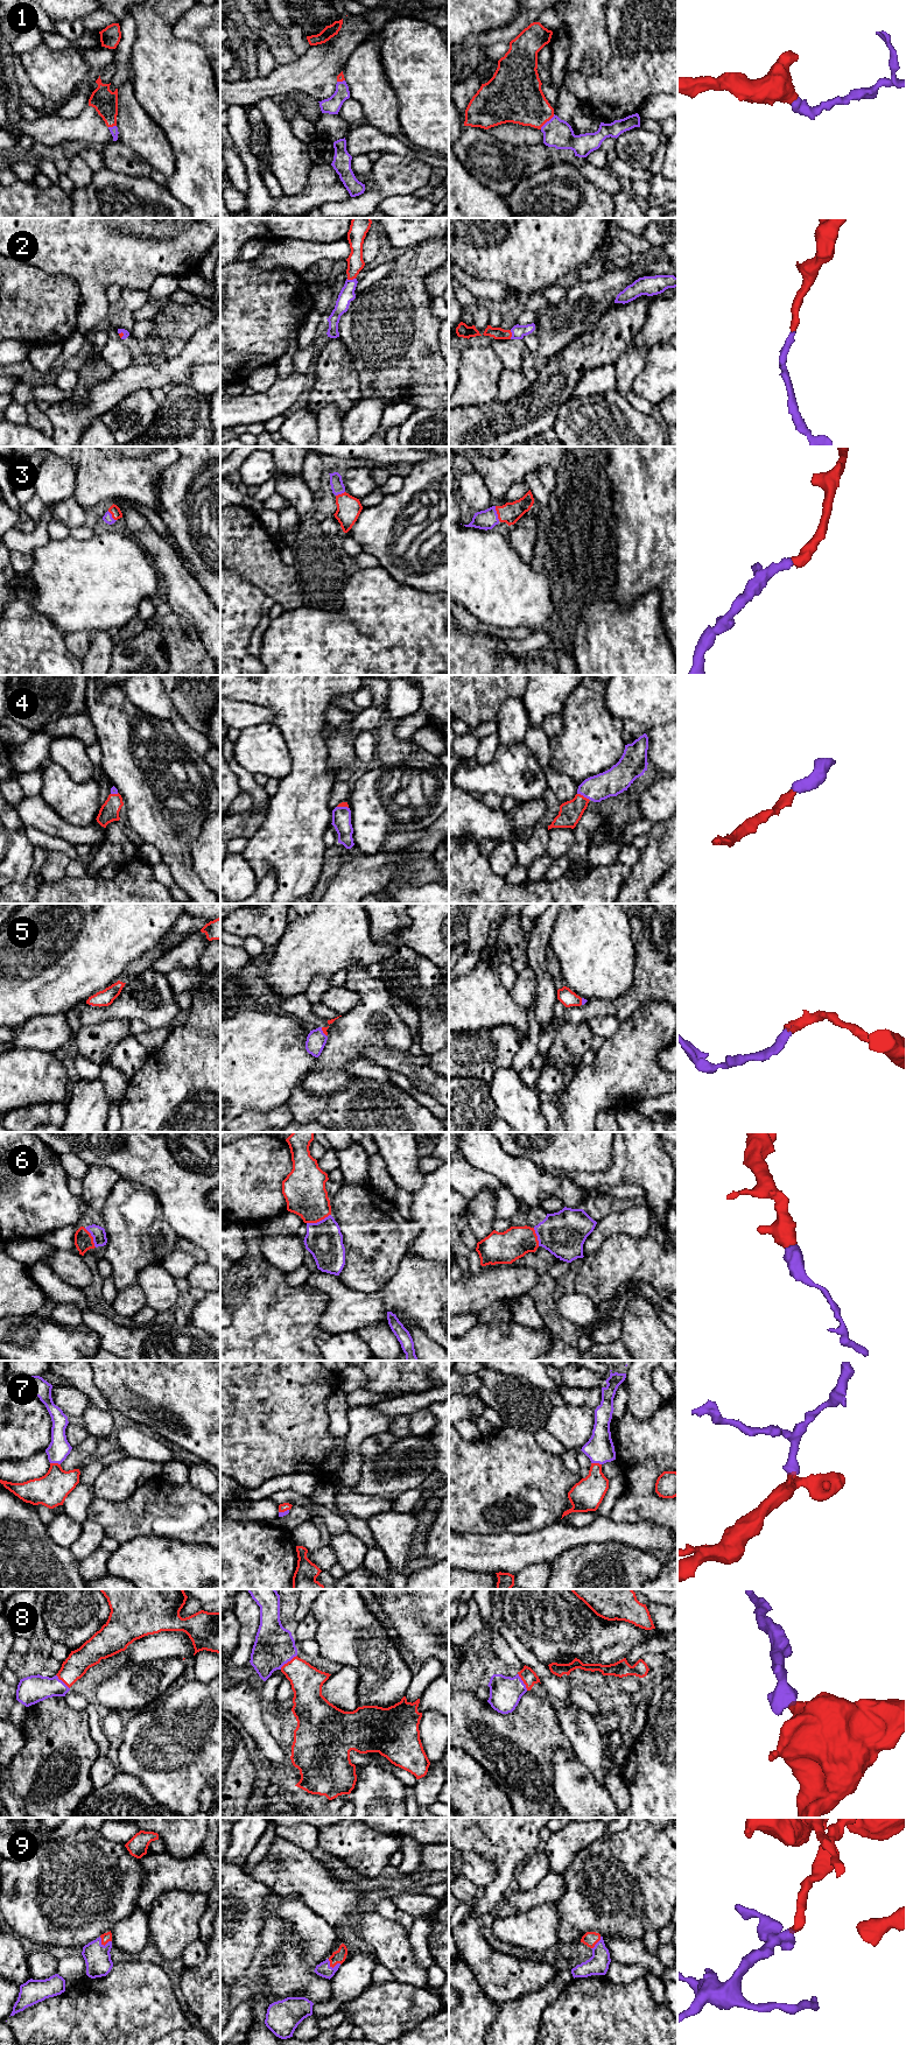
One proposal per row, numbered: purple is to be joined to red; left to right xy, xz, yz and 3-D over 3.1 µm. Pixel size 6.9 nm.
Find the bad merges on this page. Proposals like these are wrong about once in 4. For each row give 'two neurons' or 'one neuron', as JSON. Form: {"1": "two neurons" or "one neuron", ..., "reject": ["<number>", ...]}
{"1": "one neuron", "2": "one neuron", "3": "one neuron", "4": "one neuron", "5": "one neuron", "6": "one neuron", "7": "one neuron", "8": "one neuron", "9": "one neuron", "reject": []}

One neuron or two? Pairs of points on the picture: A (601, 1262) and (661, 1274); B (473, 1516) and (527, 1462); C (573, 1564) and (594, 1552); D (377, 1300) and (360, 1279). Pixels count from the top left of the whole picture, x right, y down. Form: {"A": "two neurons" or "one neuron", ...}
{"A": "one neuron", "B": "one neuron", "C": "one neuron", "D": "two neurons"}

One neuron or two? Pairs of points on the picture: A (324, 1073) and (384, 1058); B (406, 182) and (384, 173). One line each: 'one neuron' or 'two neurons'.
A: two neurons
B: one neuron

